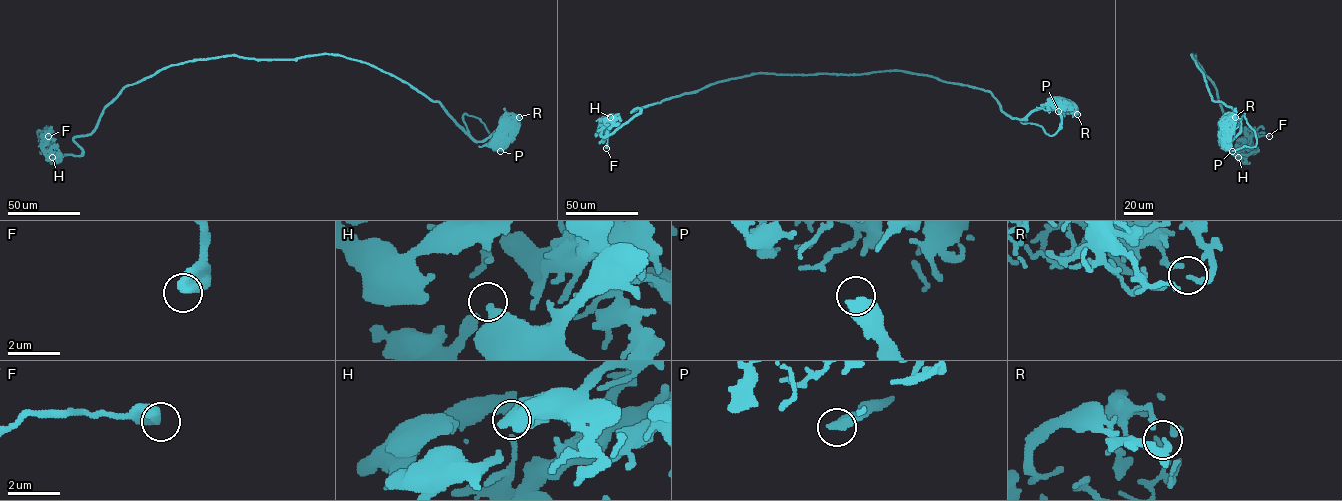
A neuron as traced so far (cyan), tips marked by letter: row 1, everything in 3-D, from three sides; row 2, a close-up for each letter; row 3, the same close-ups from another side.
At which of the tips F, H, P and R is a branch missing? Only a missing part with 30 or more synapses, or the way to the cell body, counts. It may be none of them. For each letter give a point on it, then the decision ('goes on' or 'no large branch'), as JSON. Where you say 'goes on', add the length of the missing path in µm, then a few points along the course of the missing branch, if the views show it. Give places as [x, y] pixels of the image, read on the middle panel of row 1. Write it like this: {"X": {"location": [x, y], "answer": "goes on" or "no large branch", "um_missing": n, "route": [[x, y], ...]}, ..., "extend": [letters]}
{"F": {"location": [606, 148], "answer": "no large branch"}, "H": {"location": [610, 117], "answer": "no large branch"}, "P": {"location": [1058, 111], "answer": "goes on", "um_missing": 15, "route": [[1058, 111], [1055, 95]]}, "R": {"location": [1077, 114], "answer": "no large branch"}, "extend": ["P"]}

